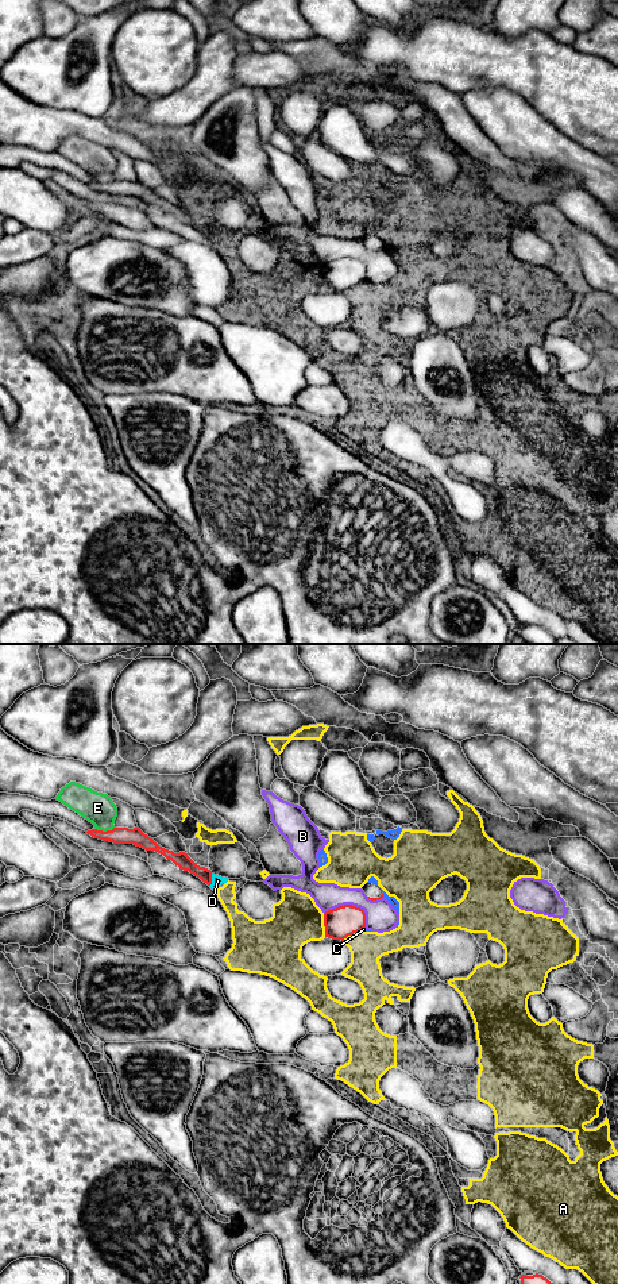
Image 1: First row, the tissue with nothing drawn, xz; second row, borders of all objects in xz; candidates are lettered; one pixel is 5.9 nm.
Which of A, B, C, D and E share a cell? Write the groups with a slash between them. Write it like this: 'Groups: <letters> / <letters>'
Groups: A C D / B / E

